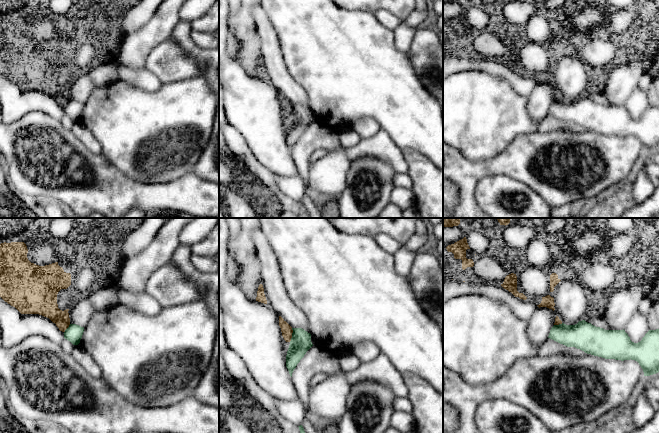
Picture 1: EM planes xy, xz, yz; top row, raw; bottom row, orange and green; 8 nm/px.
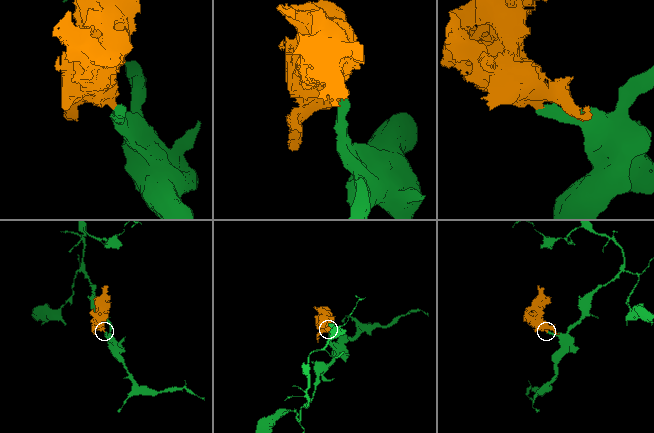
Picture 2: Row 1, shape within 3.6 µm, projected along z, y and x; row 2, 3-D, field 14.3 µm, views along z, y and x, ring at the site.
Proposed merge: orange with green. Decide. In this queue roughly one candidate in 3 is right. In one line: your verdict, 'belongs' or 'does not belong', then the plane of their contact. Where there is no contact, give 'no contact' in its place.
does not belong | xz

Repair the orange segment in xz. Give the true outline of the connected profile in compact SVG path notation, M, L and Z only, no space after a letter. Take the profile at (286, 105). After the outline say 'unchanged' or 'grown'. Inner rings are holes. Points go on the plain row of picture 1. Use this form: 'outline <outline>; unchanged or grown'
outline M279 92L279 102L284 116L290 118L293 109L292 103L281 92Z; unchanged

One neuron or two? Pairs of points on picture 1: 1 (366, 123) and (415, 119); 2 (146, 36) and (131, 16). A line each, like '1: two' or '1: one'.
1: two
2: two

